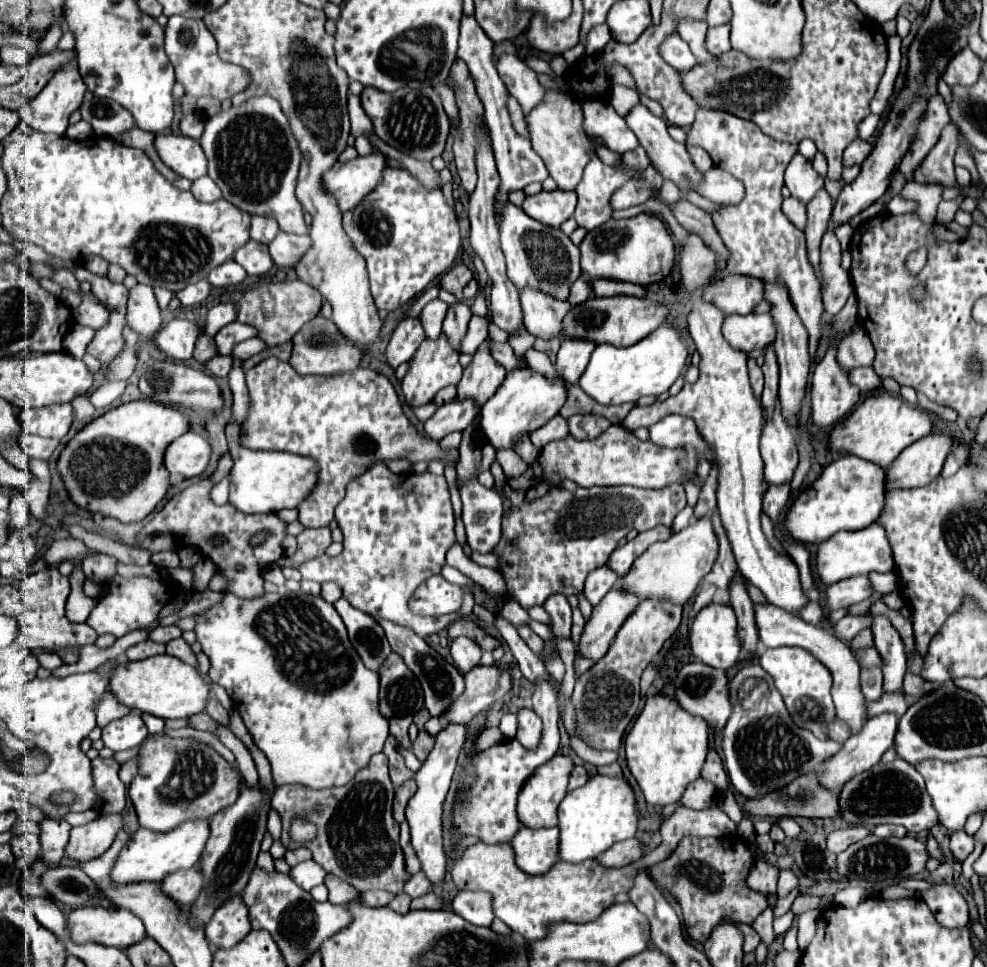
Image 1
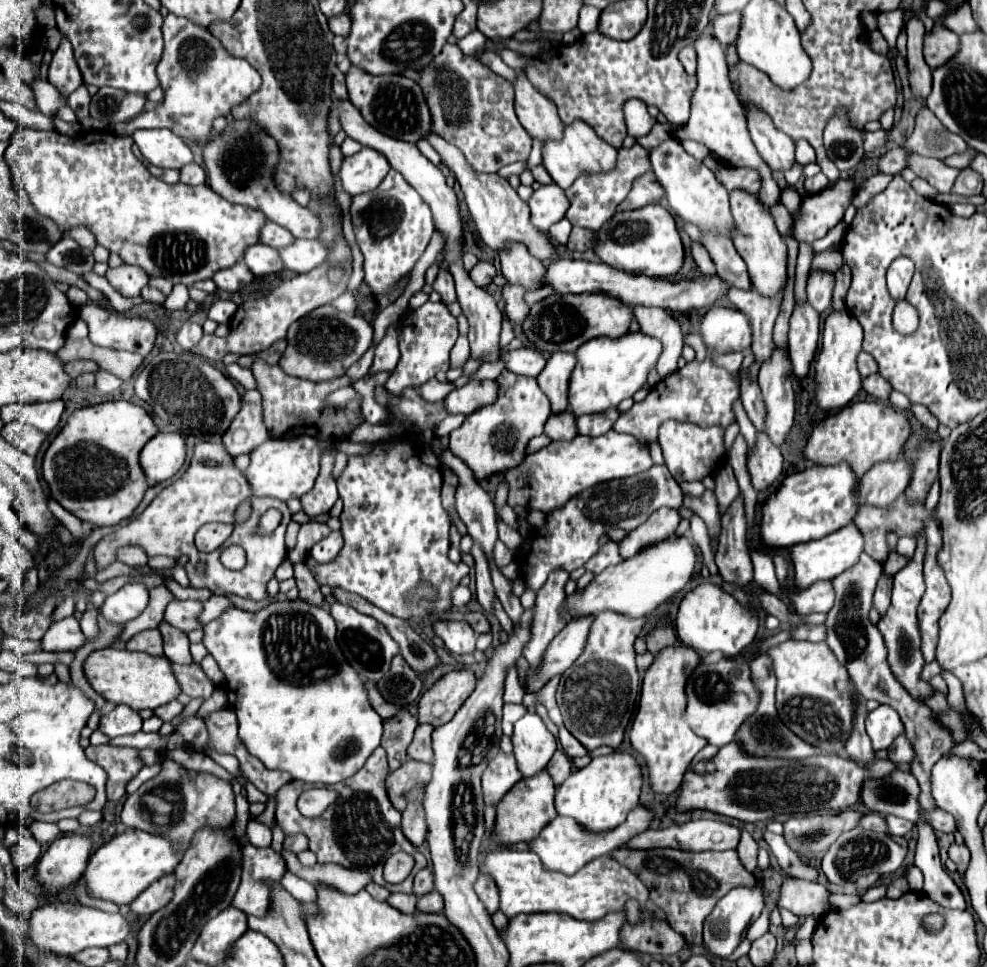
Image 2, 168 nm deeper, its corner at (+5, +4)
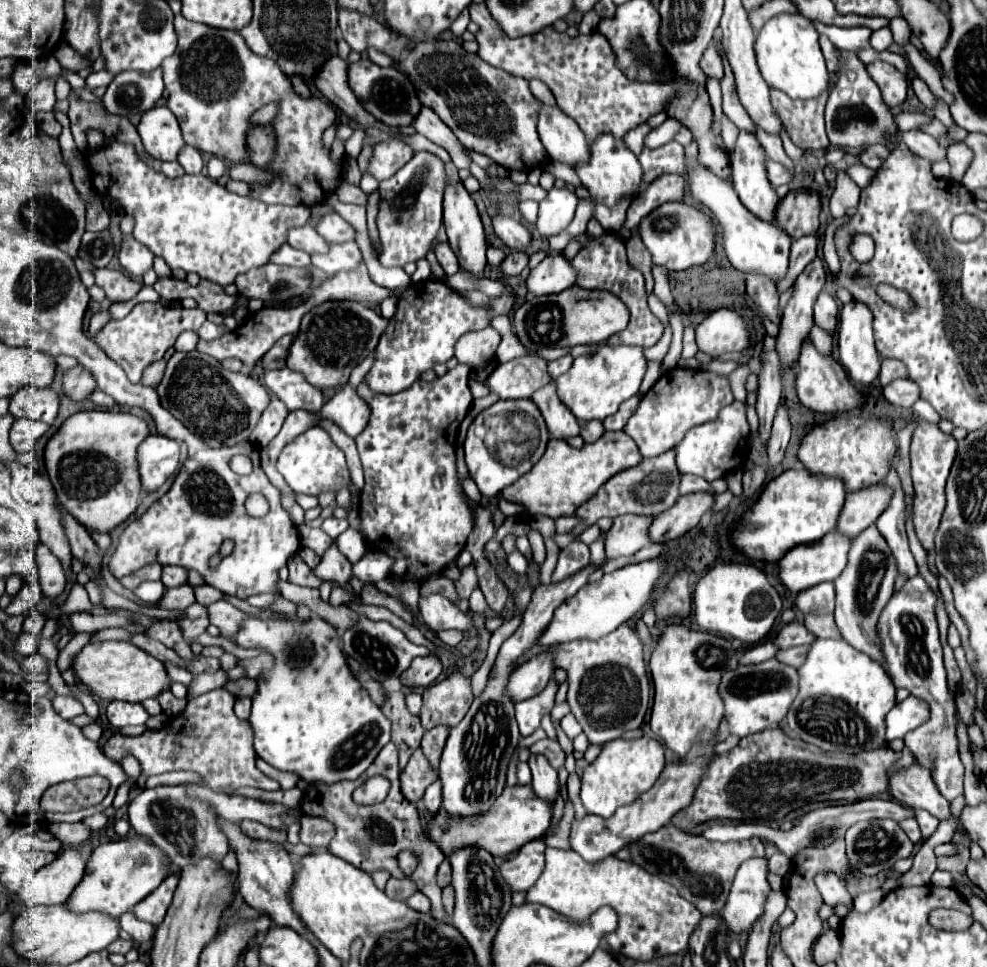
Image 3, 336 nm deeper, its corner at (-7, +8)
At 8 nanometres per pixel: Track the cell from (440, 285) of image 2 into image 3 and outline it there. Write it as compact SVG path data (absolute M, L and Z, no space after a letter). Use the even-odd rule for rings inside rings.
M437 243L437 247L433 249L435 255L437 255L437 261L439 265L443 267L445 275L455 275L459 271L459 261L455 257L455 253L451 251L449 243Z

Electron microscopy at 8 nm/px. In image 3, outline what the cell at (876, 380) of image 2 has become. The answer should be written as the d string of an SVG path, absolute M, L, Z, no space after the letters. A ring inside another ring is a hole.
M895 379L883 387L883 395L891 405L909 409L919 399L919 387L909 379Z

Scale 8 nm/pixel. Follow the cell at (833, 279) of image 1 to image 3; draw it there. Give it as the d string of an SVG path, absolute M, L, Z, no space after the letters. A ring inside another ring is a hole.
M821 291L815 301L815 323L821 325L825 331L833 333L837 325L837 313L839 313L837 299L831 293Z

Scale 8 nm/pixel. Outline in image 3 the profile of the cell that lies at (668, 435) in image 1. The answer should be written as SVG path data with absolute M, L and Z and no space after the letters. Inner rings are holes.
M733 401L729 407L721 411L717 421L697 425L685 433L685 437L677 443L677 467L681 473L699 475L705 481L715 481L719 477L725 477L733 469L733 457L737 449L743 445L743 441L749 435L749 423L745 417L745 403Z

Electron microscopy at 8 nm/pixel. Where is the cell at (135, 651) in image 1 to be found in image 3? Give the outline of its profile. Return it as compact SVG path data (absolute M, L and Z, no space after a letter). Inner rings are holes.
M163 619L163 621L155 623L155 625L151 625L151 627L147 629L147 637L161 641L165 647L171 647L171 649L177 651L179 655L185 655L185 659L193 659L193 653L191 653L189 645L185 643L185 639L183 639L183 635L181 635L181 629L177 627L175 621Z

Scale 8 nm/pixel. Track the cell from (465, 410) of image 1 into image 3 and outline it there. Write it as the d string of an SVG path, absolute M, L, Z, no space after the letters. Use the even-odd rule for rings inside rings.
M529 355L501 363L487 377L487 389L489 393L499 395L499 399L531 397L539 387L543 387L551 379L545 371L545 363L545 359Z

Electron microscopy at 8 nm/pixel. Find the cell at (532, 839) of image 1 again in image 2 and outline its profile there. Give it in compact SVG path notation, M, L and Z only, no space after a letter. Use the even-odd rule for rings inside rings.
M641 803L637 809L633 809L629 815L627 815L627 821L617 825L613 831L601 831L601 835L593 833L593 831L585 831L585 827L581 827L575 819L569 819L569 817L561 817L557 815L543 831L537 839L529 841L531 845L531 851L535 851L541 861L543 861L543 867L549 869L549 871L561 871L565 875L573 875L577 873L585 863L601 857L601 855L607 855L619 847L623 847L633 835L637 835L637 831L647 831L649 825L653 821L653 811L645 809Z

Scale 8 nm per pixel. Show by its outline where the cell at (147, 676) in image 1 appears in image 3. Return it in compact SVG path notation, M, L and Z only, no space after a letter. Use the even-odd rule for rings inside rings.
M129 641L89 643L75 657L73 669L85 687L95 691L101 699L109 701L121 699L131 703L143 703L145 699L159 697L161 693L171 689L171 679L165 665Z

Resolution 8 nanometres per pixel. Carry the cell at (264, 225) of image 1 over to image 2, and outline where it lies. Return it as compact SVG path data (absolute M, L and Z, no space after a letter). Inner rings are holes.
M267 223L265 227L263 227L263 231L261 231L261 243L265 243L265 245L269 245L269 247L273 247L273 249L281 249L281 247L289 247L289 243L293 243L293 235L287 231L287 229L283 229L281 225L277 225L277 223Z

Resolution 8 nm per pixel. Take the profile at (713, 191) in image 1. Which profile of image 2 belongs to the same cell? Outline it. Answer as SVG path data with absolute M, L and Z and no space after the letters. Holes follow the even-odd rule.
M721 167L717 173L717 179L729 189L743 189L751 195L755 195L761 189L761 175L757 175L757 171L749 169L749 167Z

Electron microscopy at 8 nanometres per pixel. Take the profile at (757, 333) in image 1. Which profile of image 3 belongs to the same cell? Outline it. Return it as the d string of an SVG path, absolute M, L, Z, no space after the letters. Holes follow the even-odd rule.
M733 309L713 311L701 325L697 325L695 333L699 351L707 353L709 357L745 351L751 343L751 331L745 319Z

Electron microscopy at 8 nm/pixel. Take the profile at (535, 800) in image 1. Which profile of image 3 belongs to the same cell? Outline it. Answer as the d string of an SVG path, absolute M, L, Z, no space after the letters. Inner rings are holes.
M515 785L515 787L505 787L493 811L481 815L481 819L461 819L461 823L453 823L453 827L449 827L449 819L445 819L445 811L439 811L427 823L427 827L429 827L429 839L433 839L445 851L445 855L449 853L449 847L453 847L453 843L481 843L481 847L485 847L491 855L505 857L517 851L521 845L543 837L551 827L551 817L553 817L551 801L537 797L531 785Z

